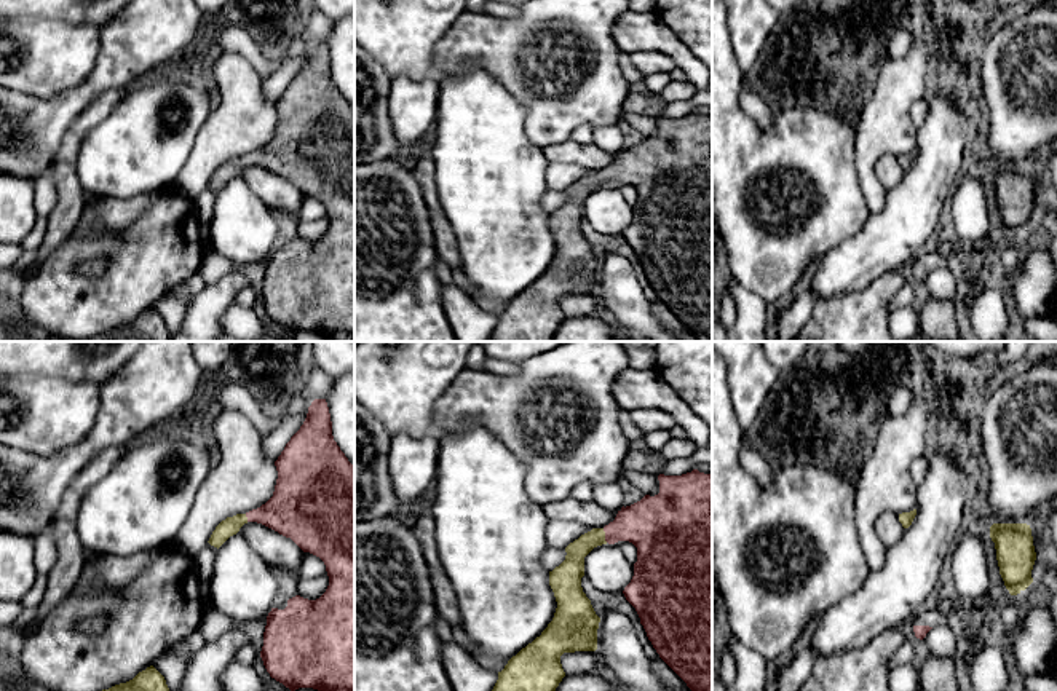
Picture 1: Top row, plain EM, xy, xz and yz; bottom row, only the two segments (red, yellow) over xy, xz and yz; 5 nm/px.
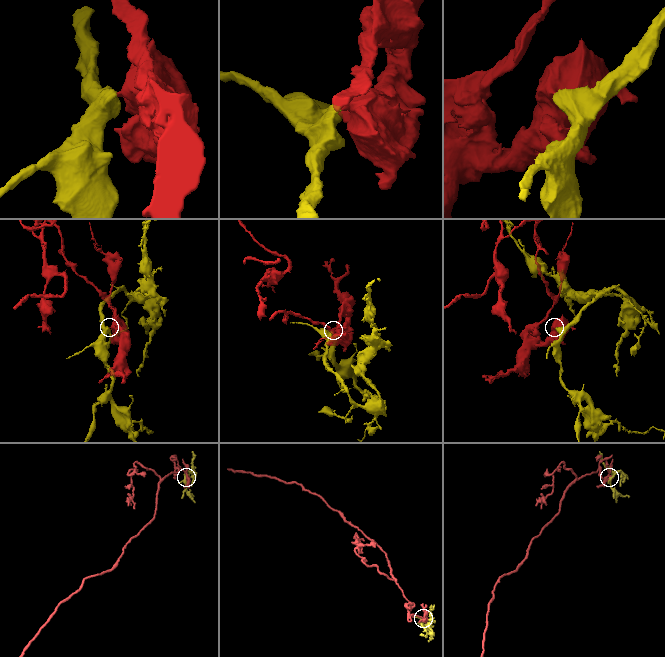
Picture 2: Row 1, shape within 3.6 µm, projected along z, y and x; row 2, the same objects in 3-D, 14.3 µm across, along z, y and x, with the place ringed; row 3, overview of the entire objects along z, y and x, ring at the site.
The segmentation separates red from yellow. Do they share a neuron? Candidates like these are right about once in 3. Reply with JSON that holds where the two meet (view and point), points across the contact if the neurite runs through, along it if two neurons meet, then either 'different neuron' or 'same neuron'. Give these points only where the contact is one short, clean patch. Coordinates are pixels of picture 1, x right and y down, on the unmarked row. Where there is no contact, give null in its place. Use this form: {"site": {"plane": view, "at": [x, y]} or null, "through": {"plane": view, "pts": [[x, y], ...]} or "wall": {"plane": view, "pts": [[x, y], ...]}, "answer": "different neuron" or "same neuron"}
{"site": {"plane": "xz", "at": [605, 177]}, "answer": "same neuron"}

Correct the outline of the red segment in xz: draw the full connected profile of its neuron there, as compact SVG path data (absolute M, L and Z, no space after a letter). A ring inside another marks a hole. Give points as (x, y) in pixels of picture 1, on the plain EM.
M693 112L691 115L682 116L682 118L658 118L659 123L659 136L655 139L645 137L640 144L623 148L615 163L605 168L604 171L592 171L591 174L581 177L578 182L570 185L565 190L565 203L556 209L552 214L549 214L549 228L554 235L557 251L554 255L552 263L548 267L548 270L541 274L540 279L536 279L532 286L528 286L525 290L522 290L516 298L513 298L505 311L498 314L498 322L492 332L492 342L552 342L552 337L562 321L565 319L565 314L560 306L560 298L564 295L575 295L575 294L596 294L597 292L597 271L600 260L596 257L591 243L586 239L581 230L581 220L584 219L584 199L597 188L602 187L615 187L618 184L629 184L637 190L637 204L634 206L634 219L631 225L624 230L623 236L626 243L635 251L640 267L643 268L648 282L651 284L653 290L659 297L659 300L687 326L687 329L699 340L699 342L712 342L712 118L699 115L698 112Z

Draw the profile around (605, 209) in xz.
M607 185L584 199L584 219L600 235L623 235L634 219L634 207L616 187Z

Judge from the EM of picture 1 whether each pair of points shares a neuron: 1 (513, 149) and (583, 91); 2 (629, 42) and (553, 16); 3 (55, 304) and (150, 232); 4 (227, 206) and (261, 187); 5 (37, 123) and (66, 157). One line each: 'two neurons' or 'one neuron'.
1: two neurons
2: two neurons
3: one neuron
4: two neurons
5: two neurons

